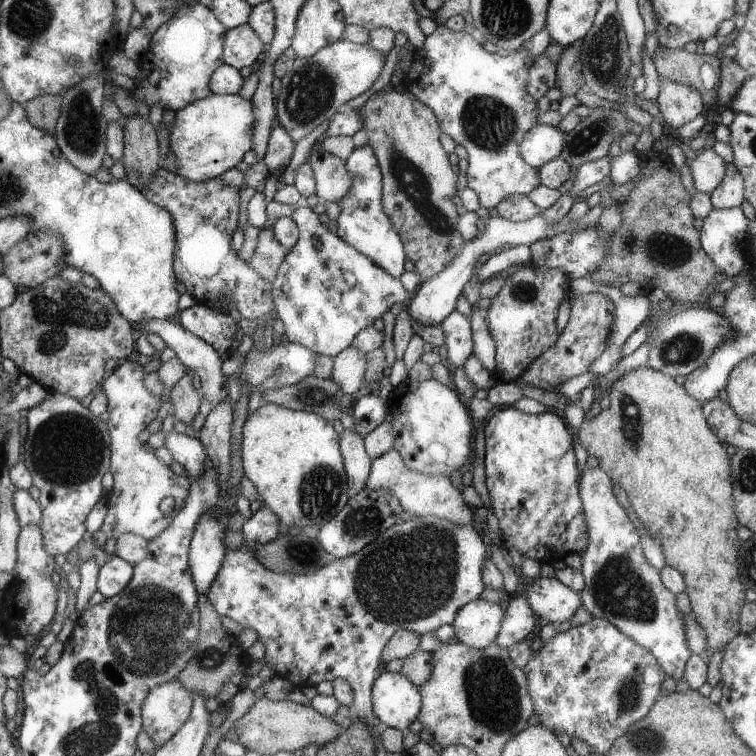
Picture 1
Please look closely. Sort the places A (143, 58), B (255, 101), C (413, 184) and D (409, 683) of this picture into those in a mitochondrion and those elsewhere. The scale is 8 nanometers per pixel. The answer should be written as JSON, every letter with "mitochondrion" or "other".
{"A":"other","B":"other","C":"mitochondrion","D":"other"}

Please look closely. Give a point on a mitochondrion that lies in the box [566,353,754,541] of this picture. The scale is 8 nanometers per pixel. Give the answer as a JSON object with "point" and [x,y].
{"point":[631,415]}

